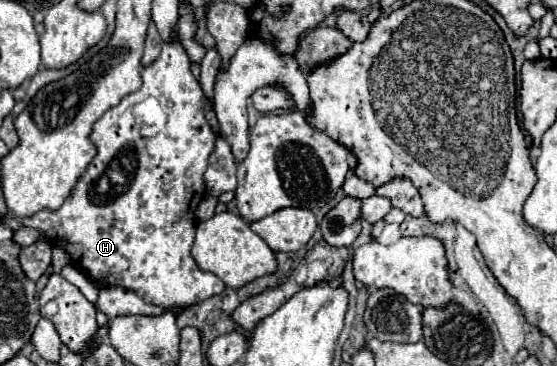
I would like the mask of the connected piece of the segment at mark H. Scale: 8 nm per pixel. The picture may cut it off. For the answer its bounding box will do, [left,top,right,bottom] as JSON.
[22,41,226,309]

